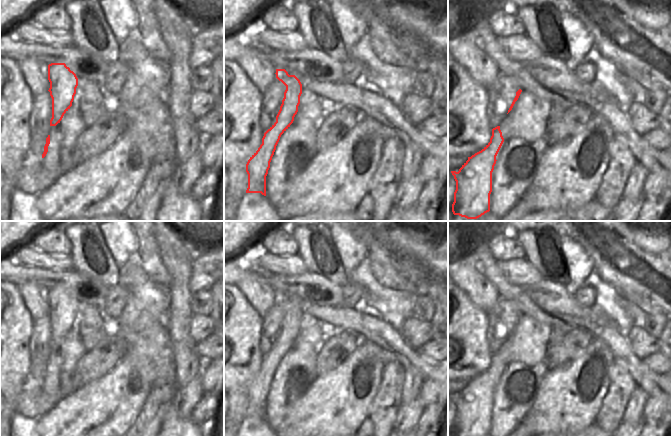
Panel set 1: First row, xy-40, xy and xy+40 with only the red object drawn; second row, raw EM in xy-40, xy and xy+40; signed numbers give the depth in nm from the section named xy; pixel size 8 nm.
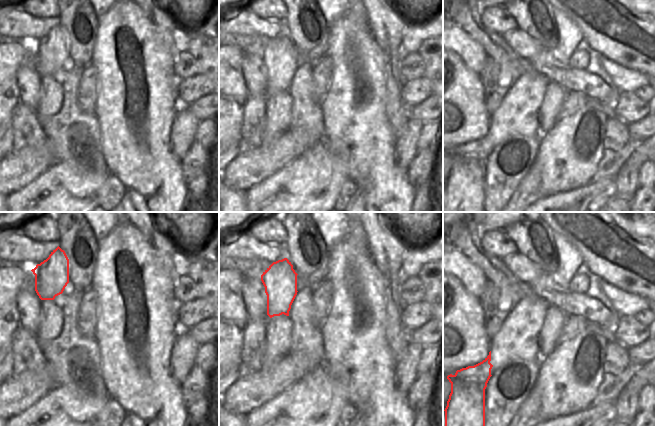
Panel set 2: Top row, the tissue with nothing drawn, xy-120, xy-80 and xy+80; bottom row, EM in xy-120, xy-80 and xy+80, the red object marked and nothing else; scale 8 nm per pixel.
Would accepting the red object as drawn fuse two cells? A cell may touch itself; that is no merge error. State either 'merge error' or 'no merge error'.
no merge error

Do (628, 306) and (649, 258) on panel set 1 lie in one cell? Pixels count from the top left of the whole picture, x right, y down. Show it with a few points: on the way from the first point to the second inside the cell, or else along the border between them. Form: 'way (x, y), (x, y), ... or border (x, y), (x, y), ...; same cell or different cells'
border (621, 295), (637, 304), (648, 314); different cells

